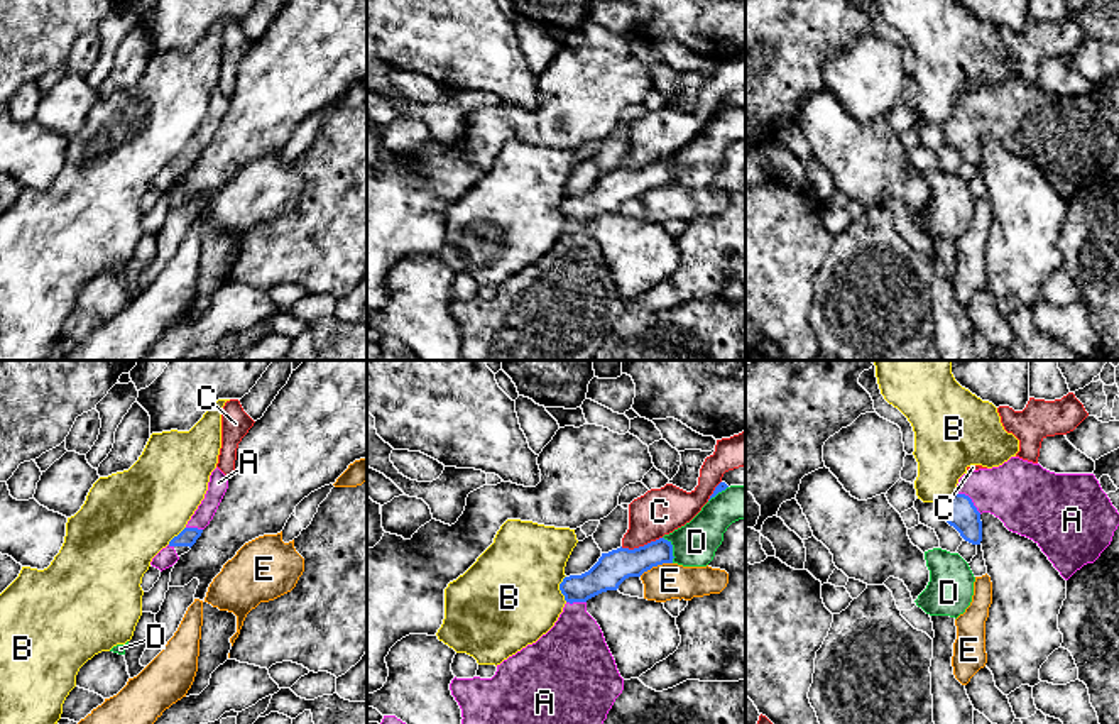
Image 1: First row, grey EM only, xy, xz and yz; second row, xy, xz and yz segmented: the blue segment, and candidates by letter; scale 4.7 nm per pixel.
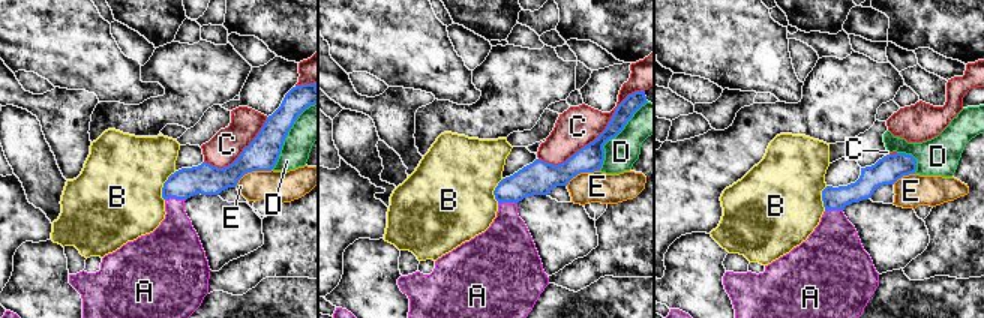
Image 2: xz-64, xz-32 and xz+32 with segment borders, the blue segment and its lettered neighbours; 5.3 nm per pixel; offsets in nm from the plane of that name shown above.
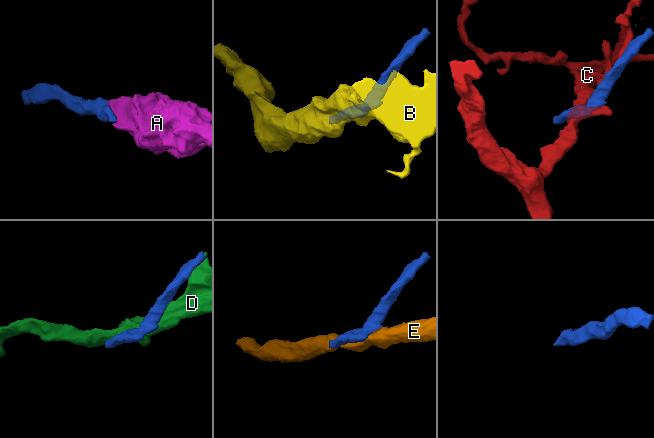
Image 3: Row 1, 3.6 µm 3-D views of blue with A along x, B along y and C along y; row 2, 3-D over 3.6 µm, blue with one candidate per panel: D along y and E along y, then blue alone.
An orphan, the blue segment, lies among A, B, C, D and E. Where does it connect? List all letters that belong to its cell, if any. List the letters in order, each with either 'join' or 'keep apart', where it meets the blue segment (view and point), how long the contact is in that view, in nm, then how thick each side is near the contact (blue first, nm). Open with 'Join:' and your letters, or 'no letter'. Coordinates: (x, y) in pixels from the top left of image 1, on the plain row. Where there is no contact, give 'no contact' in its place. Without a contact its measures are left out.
Join: A
A: join | yz (971, 120) | 160 nm | 150/320 nm
B: keep apart | xz (560, 210) | 130 nm | 160/480 nm
C: keep apart | xz (641, 168) | 200 nm | 160/220 nm
D: keep apart | xz (671, 171) | 140 nm | 150/200 nm
E: keep apart | xz (655, 186) | 170 nm | 160/180 nm

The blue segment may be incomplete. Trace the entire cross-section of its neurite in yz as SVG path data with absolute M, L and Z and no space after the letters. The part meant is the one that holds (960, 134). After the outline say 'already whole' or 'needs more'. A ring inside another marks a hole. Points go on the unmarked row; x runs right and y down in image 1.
M1019 78L963 95L943 134L972 166L982 162L980 135L994 135L1033 161L1065 201L1094 184L1119 147L1119 134L1094 95L1055 95Z; needs more

